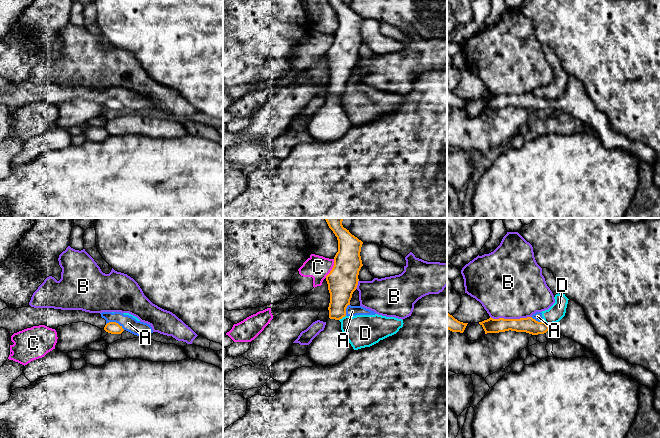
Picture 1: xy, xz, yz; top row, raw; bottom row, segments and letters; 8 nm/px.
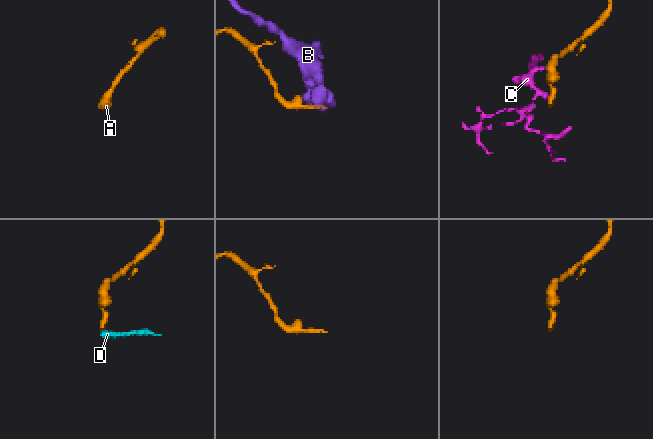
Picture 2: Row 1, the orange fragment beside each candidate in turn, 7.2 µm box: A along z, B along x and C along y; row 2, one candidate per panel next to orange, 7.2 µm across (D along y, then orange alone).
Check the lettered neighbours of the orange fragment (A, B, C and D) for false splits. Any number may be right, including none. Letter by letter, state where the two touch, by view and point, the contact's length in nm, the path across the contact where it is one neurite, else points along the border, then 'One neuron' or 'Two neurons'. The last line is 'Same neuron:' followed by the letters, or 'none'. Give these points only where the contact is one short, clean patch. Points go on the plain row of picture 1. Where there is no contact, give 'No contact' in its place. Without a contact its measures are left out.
A: Touches orange at xy (115, 98). Shared border 160 nm. Boundary: xy (106, 99), (117, 98), (124, 105). Two neurons
B: Touches orange at yz (510, 95). Shared border 320 nm. Boundary: yz (490, 92), (493, 94), (530, 93). Two neurons
C: Touches orange at xz (332, 44). Shared border 170 nm. Boundary: xz (334, 35), (334, 41), (325, 53). Two neurons
D: Touches orange at xz (342, 93). Shared border 70 nm. Boundary: xz (345, 91), (339, 96). Two neurons
Same neuron: none

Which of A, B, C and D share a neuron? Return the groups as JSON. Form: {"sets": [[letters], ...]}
{"sets": [["A", "D"], ["B"], ["C"]]}

